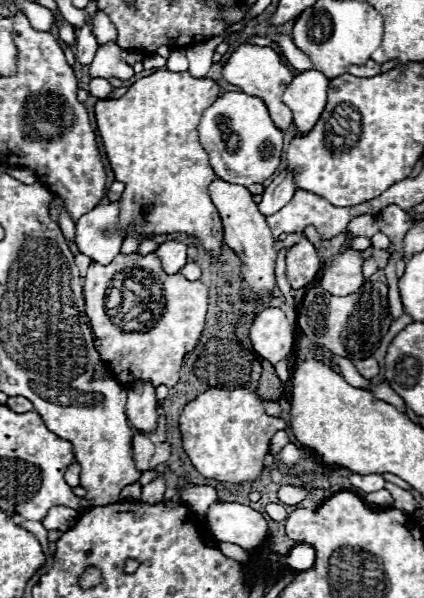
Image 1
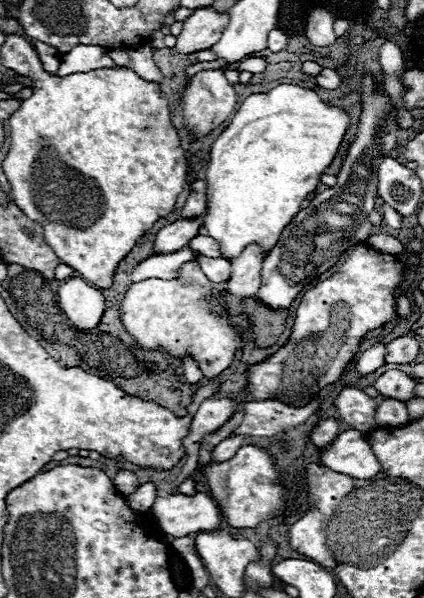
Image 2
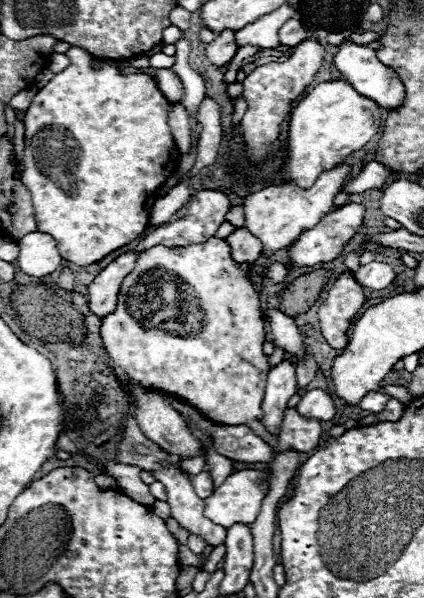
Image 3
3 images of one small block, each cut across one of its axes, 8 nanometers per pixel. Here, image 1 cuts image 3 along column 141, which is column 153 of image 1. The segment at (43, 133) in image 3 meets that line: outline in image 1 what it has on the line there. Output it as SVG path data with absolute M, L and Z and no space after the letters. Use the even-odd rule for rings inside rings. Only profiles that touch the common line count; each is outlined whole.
M158 70L152 76L140 78L122 98L116 100L98 100L94 114L98 132L104 140L106 156L114 168L116 180L124 182L124 194L120 198L120 216L118 232L128 234L132 226L136 234L148 238L154 234L186 234L194 236L202 248L216 258L222 250L222 222L216 206L210 200L208 186L216 180L214 170L208 164L208 154L198 142L198 124L202 112L214 104L220 96L220 86L210 78L194 78L188 72Z

